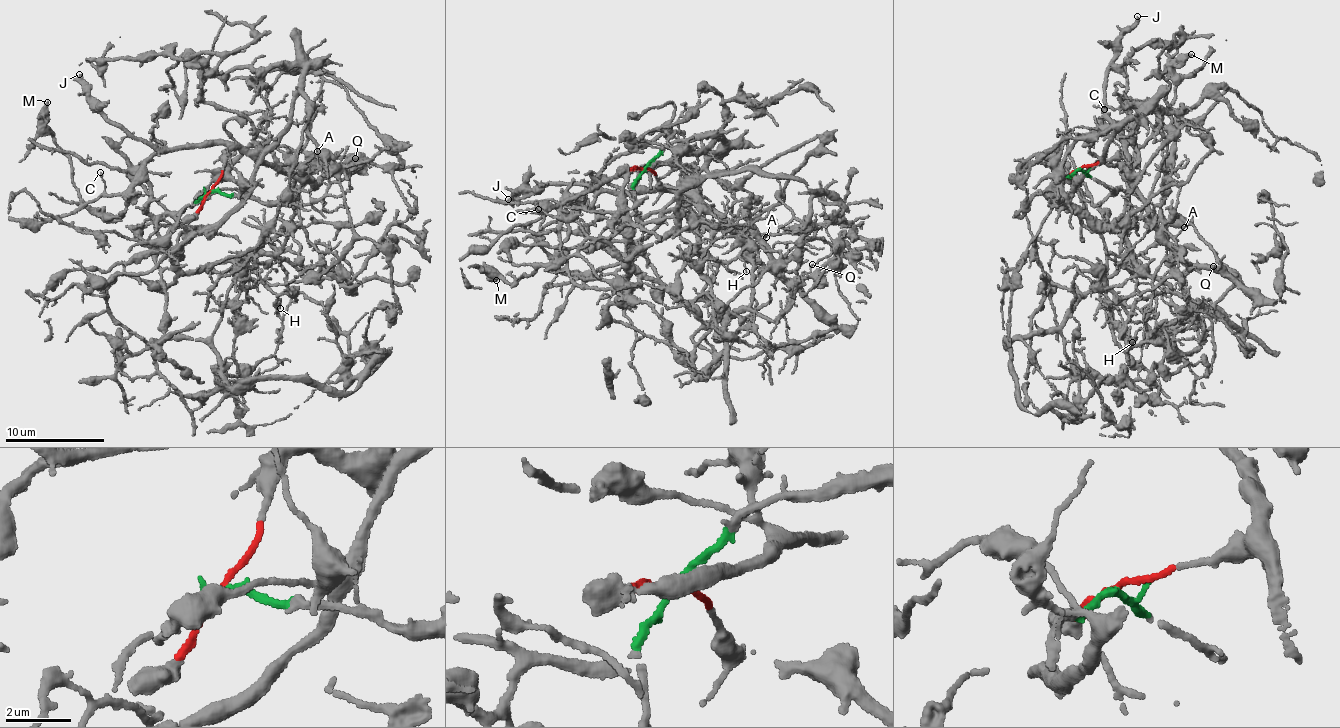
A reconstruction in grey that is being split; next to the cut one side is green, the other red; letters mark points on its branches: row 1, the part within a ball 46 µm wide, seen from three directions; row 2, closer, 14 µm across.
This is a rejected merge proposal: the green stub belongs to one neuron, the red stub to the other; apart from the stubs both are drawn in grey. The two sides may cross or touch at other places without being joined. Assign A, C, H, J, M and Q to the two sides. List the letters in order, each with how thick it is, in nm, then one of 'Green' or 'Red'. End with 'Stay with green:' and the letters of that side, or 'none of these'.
A: Thickness 130 nm. Red
C: Thickness 110 nm. Red
H: Thickness 100 nm. Green
J: Thickness 380 nm. Red
M: Thickness 320 nm. Red
Q: Thickness 110 nm. Red
Stay with green: H

